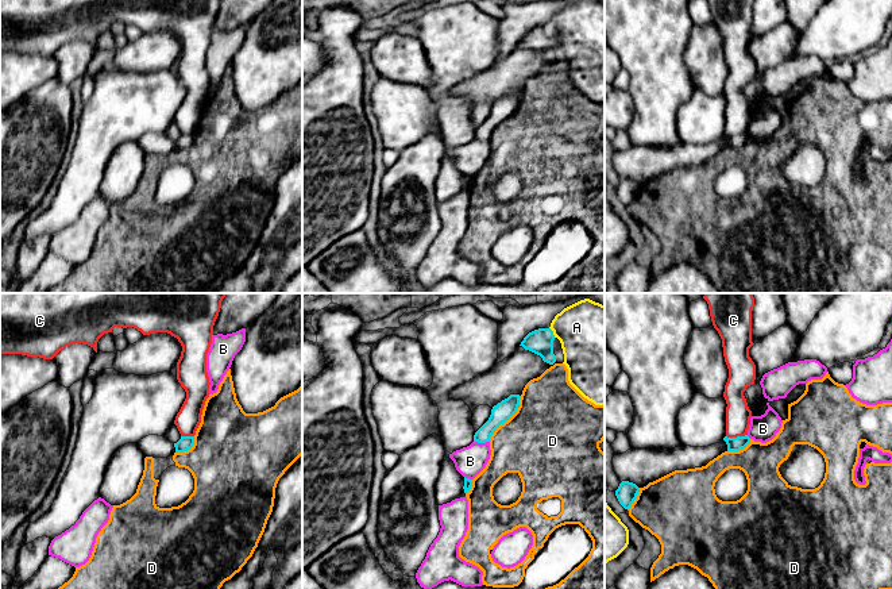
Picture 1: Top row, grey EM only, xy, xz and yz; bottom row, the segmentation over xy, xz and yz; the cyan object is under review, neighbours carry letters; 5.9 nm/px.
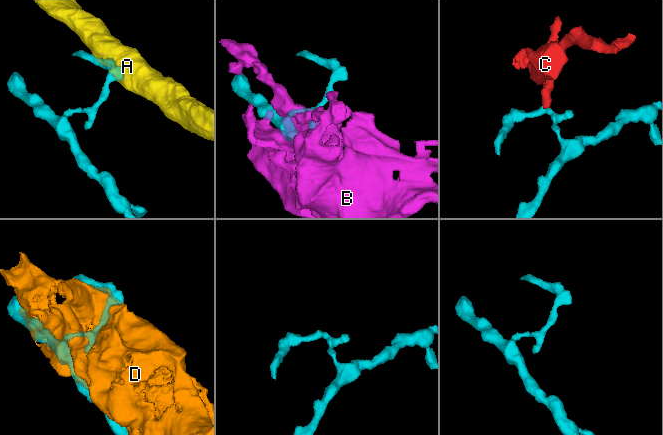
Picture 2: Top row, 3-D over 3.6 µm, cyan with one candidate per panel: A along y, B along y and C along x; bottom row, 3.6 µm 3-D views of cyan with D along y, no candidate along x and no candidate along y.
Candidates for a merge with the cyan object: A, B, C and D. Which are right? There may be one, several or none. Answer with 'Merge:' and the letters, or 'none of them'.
Merge: none of them

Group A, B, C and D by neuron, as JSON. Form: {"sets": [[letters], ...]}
{"sets": [["A"], ["B", "C"], ["D"]]}

